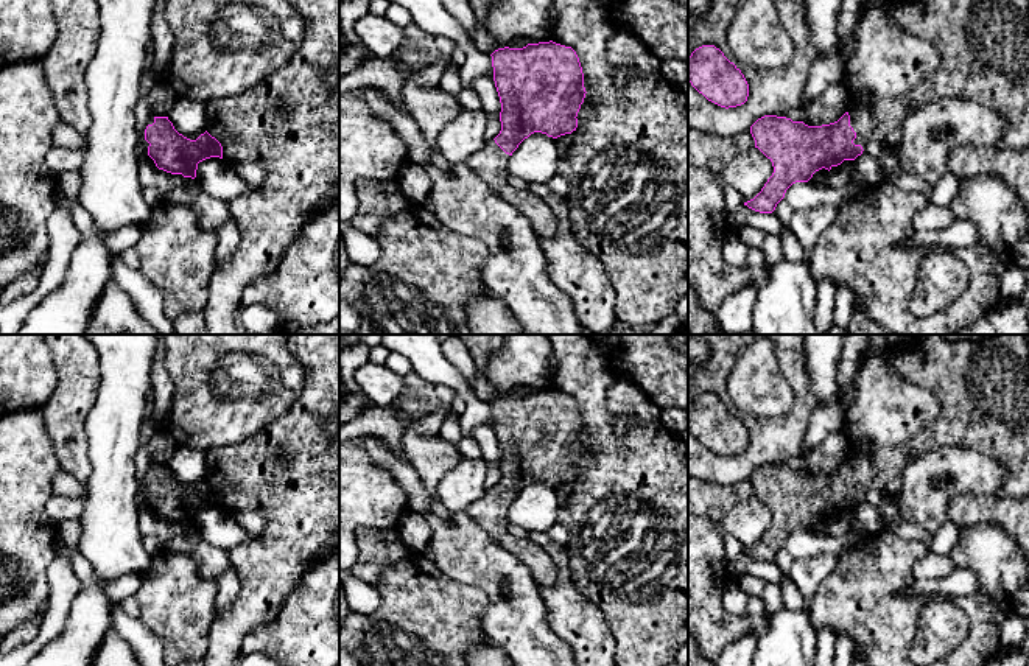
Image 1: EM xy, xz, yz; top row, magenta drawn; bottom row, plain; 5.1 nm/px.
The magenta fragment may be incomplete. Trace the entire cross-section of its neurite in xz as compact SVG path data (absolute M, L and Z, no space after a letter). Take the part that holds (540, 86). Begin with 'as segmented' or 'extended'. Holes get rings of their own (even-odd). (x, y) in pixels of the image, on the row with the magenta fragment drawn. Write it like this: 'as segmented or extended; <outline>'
extended; M553 40L523 48L504 47L490 56L501 103L501 131L465 163L493 193L518 207L539 238L551 238L557 227L553 210L539 196L509 185L507 162L534 132L557 138L576 131L576 117L587 93L582 67L571 47Z

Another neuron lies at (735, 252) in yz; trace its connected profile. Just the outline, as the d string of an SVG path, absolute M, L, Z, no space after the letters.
M730 232L722 246L722 258L733 268L744 269L749 247L741 241L738 232Z

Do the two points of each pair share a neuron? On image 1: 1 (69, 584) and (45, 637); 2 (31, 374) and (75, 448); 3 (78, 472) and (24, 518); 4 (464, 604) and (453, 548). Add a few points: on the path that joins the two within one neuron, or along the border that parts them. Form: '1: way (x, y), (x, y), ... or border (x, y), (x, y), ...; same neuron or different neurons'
1: way (61, 596), (53, 624); same neuron
2: border (53, 363), (56, 375), (55, 391), (38, 408); different neurons
3: border (47, 434), (61, 469); different neurons
4: border (433, 562), (446, 576), (486, 595), (481, 616); different neurons

